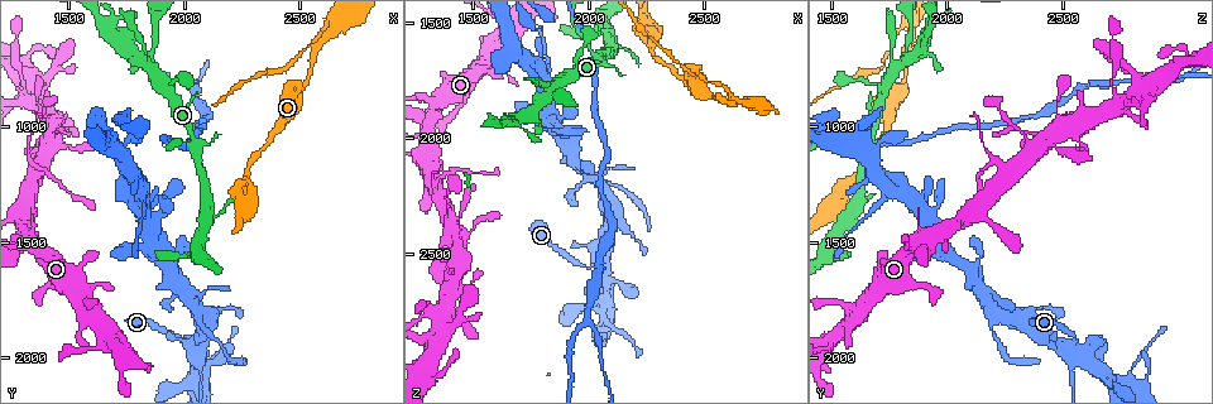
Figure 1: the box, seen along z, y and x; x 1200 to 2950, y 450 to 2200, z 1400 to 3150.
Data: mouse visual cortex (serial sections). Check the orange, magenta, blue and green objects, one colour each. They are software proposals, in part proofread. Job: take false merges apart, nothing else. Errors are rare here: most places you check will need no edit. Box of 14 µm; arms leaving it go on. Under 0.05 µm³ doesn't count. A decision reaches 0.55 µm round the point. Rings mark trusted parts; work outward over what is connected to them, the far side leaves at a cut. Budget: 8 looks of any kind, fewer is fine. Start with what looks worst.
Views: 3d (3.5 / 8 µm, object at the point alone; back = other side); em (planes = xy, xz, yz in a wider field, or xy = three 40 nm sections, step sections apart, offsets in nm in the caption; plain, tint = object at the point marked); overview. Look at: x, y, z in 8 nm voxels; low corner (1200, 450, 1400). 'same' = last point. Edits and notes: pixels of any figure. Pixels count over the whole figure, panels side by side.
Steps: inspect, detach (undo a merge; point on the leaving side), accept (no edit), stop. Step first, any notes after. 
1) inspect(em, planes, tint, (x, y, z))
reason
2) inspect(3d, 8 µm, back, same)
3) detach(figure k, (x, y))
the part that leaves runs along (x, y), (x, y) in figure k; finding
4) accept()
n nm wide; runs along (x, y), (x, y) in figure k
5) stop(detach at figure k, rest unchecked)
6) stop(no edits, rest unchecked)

inspect(3d, 3.5 µm, (2620, 600, 1850))
branch point

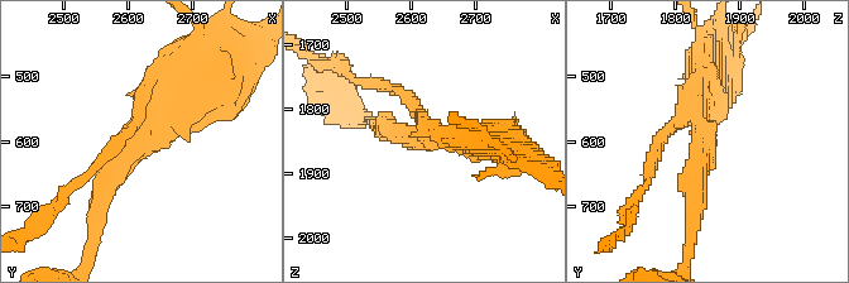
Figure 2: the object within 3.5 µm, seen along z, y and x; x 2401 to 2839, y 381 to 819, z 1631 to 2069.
inspect(em, planes, tint, (2630, 595, 1840))
need the tissue

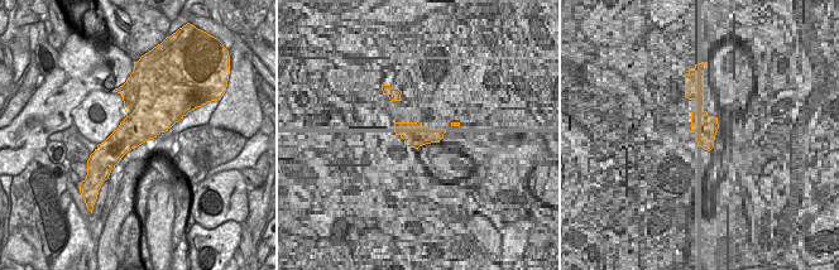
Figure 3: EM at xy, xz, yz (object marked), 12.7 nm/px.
accept()
runs along (97, 201), (113, 166), (210, 85) in figure 2; all the same cell

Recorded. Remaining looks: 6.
inspect(3d, 8 µm, (2040, 1080, 1660))
a fork

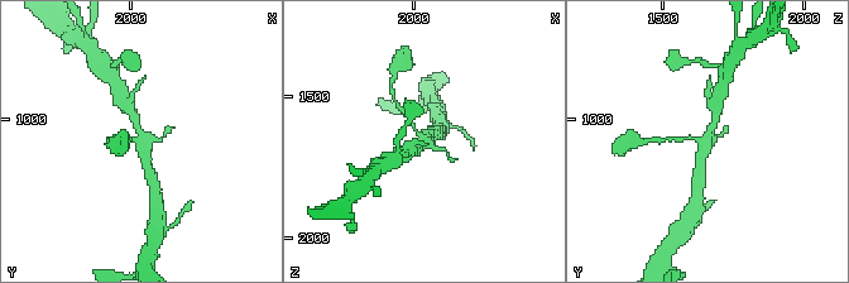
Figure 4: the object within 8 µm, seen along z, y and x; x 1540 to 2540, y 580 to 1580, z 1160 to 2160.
inspect(em, xy, step 5, tint, (2050, 1070, 1660))

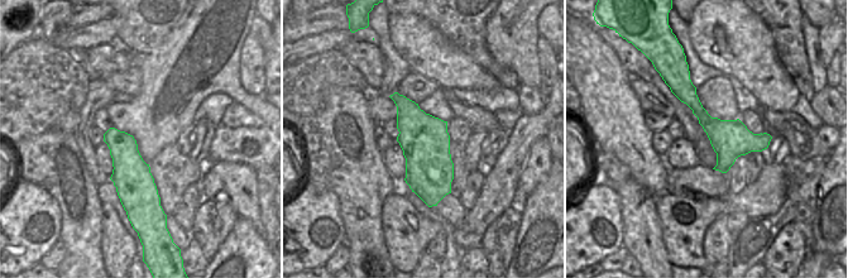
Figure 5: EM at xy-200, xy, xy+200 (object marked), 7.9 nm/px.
accept()
continuous, no second cell

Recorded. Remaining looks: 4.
inspect(3d, 3.5 µm, (2060, 1800, 2230))
sharp bend

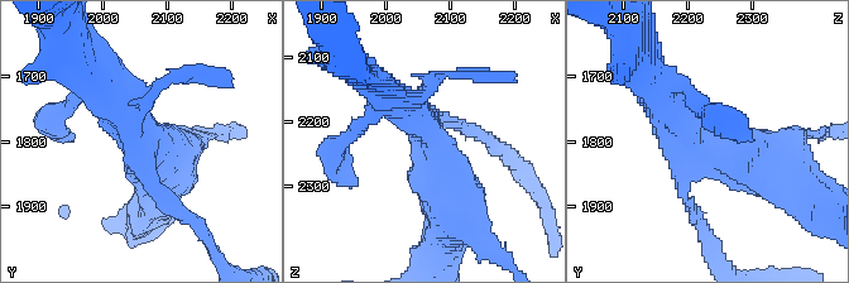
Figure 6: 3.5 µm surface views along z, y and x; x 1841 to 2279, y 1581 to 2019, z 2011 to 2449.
inspect(em, xy, step 2, tint, (2070, 1805, 2225))

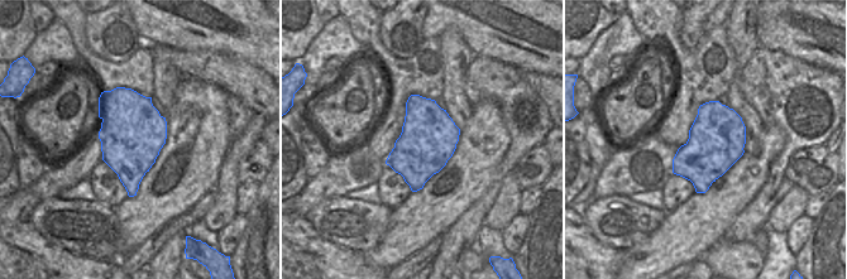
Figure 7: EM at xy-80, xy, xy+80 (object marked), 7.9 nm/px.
accept()
arms of 150, 450, 700 nm; runs along (773, 166), (692, 139), (653, 89) in figure 6; continuous, no second cell

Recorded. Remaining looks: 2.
inspect(3d, 3.5 µm, (2240, 1280, 1560))
a narrow waist

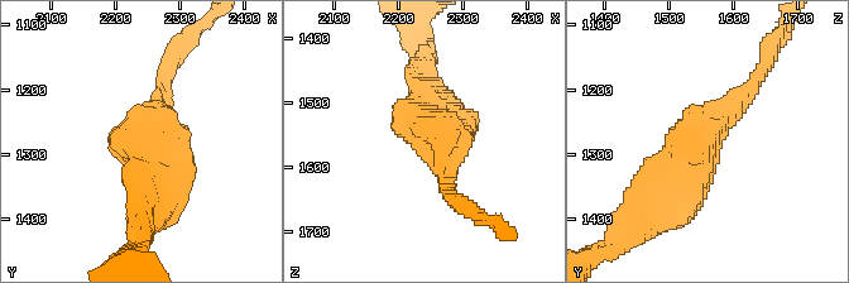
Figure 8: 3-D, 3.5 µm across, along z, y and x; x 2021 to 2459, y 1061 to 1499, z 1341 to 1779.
inspect(em, xy, step 3, tint, (2250, 1285, 1560))

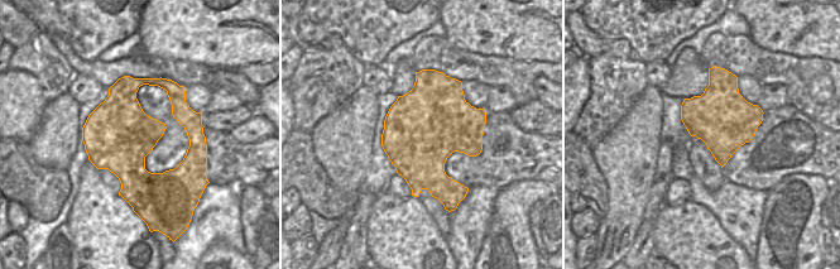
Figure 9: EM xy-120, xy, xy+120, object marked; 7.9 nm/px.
accept()
runs along (761, 76), (667, 204) in figure 8; all the same cell

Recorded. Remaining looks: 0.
stop(no edits, rest unchecked)

